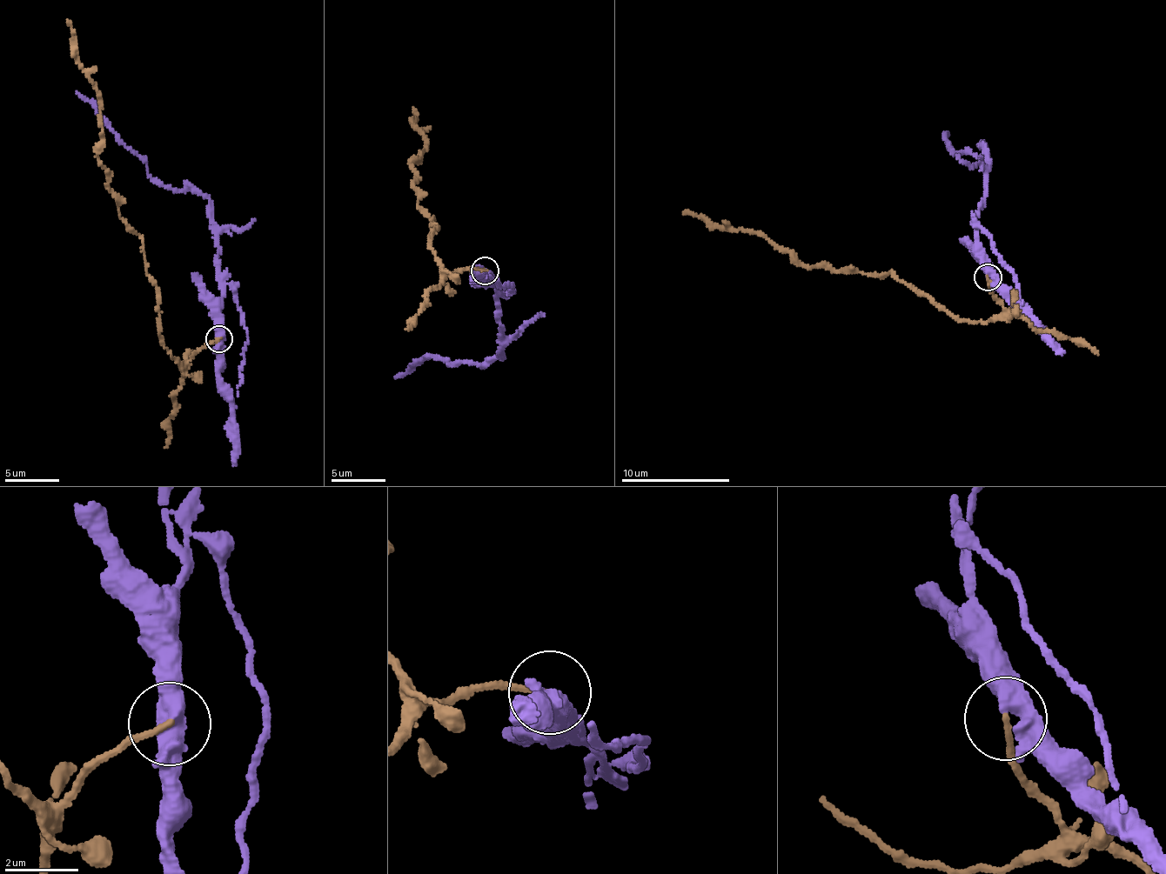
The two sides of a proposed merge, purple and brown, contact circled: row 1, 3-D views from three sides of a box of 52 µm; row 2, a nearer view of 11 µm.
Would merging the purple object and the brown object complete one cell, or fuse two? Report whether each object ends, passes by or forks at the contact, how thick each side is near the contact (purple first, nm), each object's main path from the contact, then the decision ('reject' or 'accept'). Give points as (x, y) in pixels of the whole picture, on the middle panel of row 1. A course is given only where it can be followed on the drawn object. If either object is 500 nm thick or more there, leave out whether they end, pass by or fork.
purple passes by | brown ends | 480/160 nm | purple via (484, 270), (488, 283), (496, 285), (499, 295), (504, 357), (485, 363), (454, 364), (432, 356), (395, 378) | brown via (484, 270), (449, 273), (428, 236), (437, 225), (418, 208), (410, 163), (425, 136), (412, 124), (413, 109) | reject

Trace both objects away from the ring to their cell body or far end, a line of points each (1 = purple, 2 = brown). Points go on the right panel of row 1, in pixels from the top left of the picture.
1: (987, 277), (987, 256), (975, 223), (987, 189), (988, 149), (983, 145), (983, 159), (955, 152), (947, 132)
2: (987, 277), (1003, 308), (1001, 316), (958, 322), (894, 274), (805, 267), (760, 235), (717, 228), (683, 211)

